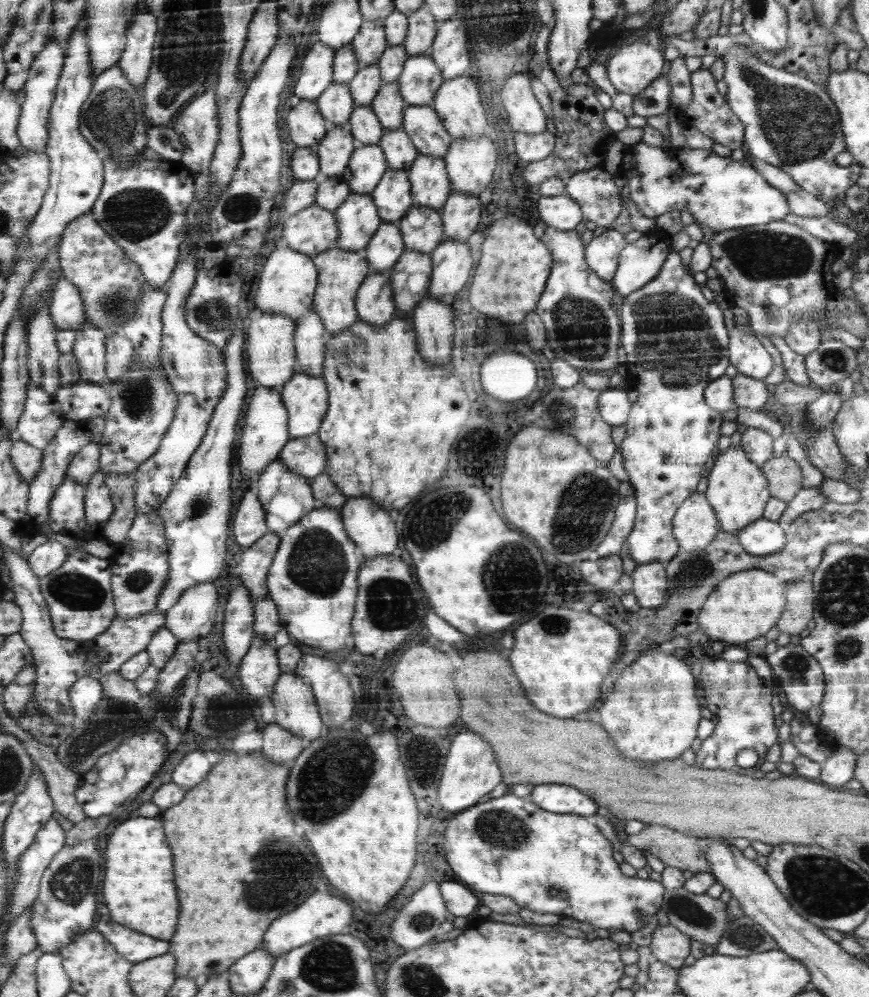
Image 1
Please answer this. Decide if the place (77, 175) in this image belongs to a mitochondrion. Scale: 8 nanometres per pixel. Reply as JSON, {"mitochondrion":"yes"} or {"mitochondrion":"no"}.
{"mitochondrion":"no"}

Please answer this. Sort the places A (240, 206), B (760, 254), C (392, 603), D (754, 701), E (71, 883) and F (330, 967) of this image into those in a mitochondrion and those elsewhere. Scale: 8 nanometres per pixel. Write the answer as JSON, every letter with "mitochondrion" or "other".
{"A":"mitochondrion","B":"mitochondrion","C":"mitochondrion","D":"other","E":"mitochondrion","F":"mitochondrion"}

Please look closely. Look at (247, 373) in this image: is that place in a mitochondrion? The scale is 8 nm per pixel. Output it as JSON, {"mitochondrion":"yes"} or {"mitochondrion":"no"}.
{"mitochondrion":"no"}

